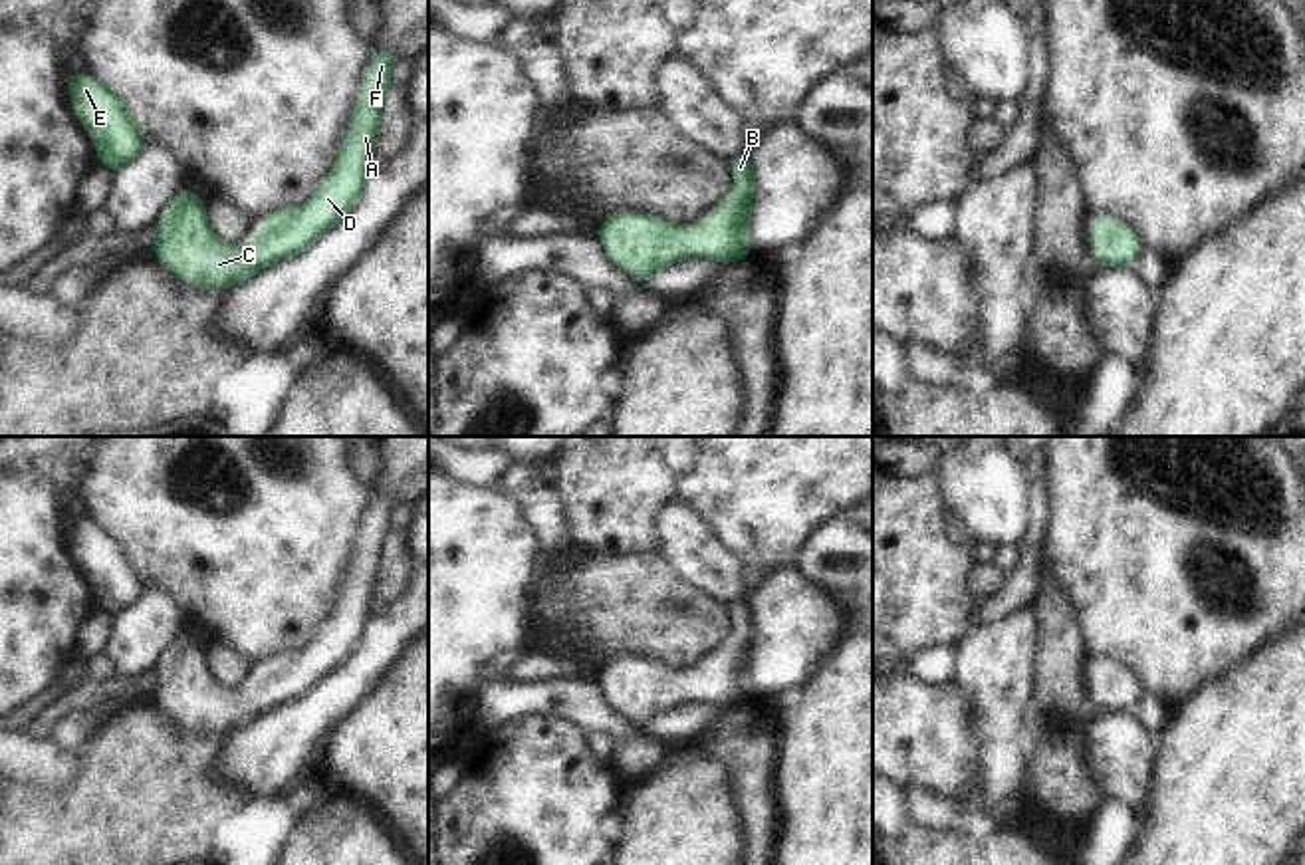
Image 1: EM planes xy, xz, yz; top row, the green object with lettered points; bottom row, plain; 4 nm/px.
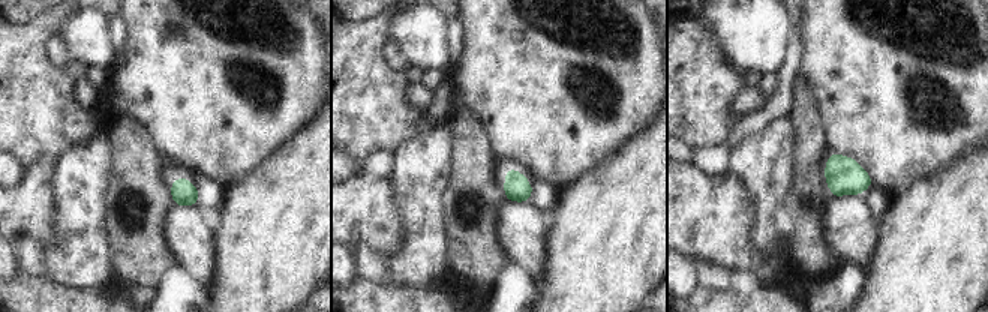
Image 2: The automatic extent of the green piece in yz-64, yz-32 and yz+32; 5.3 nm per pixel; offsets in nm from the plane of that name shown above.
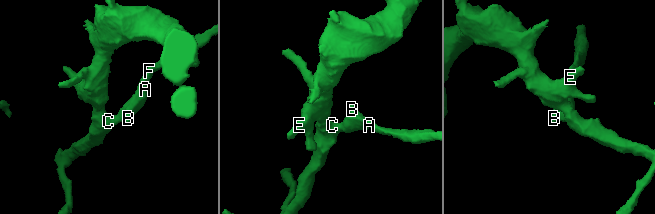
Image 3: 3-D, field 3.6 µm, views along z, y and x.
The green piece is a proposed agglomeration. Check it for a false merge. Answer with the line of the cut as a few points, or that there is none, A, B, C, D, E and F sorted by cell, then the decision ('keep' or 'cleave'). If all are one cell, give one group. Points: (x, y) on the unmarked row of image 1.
no cut | A B C D E F | keep

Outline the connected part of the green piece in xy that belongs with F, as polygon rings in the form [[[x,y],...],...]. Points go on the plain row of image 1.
[[[381,494],[373,500],[341,599],[303,651],[270,659],[258,673],[254,686],[232,690],[212,675],[206,647],[182,631],[155,671],[151,698],[194,732],[226,734],[254,722],[270,708],[307,696],[365,639],[373,621],[369,601],[375,595],[397,504],[393,494]]]

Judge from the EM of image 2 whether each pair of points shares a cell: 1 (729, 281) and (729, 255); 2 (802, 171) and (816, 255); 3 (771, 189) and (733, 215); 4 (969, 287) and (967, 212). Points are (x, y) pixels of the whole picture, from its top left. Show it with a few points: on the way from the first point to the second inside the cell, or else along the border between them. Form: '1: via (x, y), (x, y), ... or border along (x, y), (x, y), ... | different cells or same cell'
1: border along (694, 260), (703, 258), (753, 273), (760, 284) | different cells
2: via (807, 192), (808, 234) | same cell
3: border along (733, 171), (750, 197), (753, 237) | different cells
4: via (967, 269), (967, 230) | same cell

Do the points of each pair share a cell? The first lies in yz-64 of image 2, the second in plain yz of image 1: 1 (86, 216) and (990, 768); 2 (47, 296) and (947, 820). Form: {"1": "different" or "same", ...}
{"1": "same", "2": "different"}

